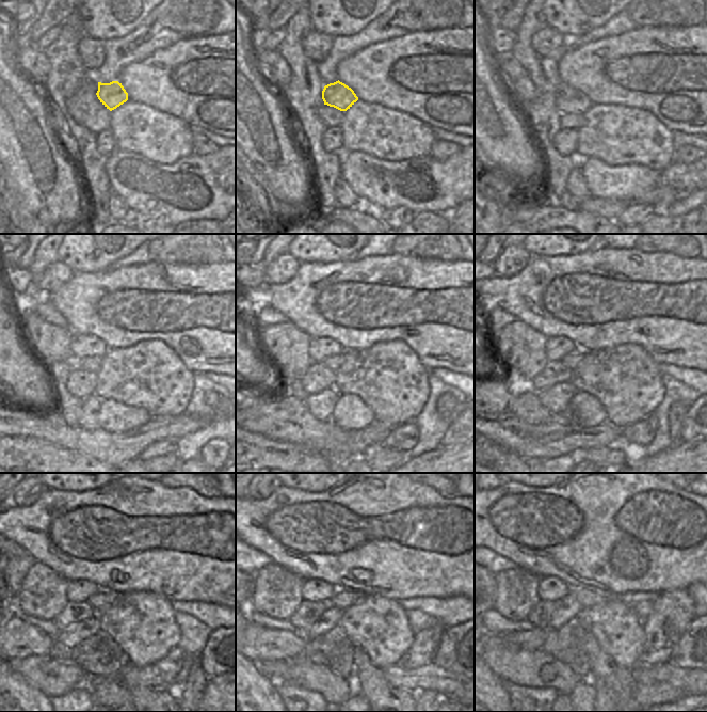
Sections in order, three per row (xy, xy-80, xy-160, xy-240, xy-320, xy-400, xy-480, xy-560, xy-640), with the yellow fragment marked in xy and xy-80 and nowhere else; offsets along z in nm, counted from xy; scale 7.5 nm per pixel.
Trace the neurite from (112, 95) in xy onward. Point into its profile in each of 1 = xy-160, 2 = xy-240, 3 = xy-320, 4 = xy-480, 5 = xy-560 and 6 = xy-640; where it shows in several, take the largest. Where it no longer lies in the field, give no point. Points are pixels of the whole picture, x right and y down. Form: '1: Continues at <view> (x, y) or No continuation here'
1: Continues at xy-160 (567, 99)
2: Continues at xy-240 (81, 346)
3: Continues at xy-320 (320, 348)
4: Continues at xy-480 (80, 590)
5: Continues at xy-560 (315, 590)
6: Continues at xy-640 (549, 588).

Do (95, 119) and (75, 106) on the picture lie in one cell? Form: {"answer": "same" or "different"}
{"answer": "same"}

